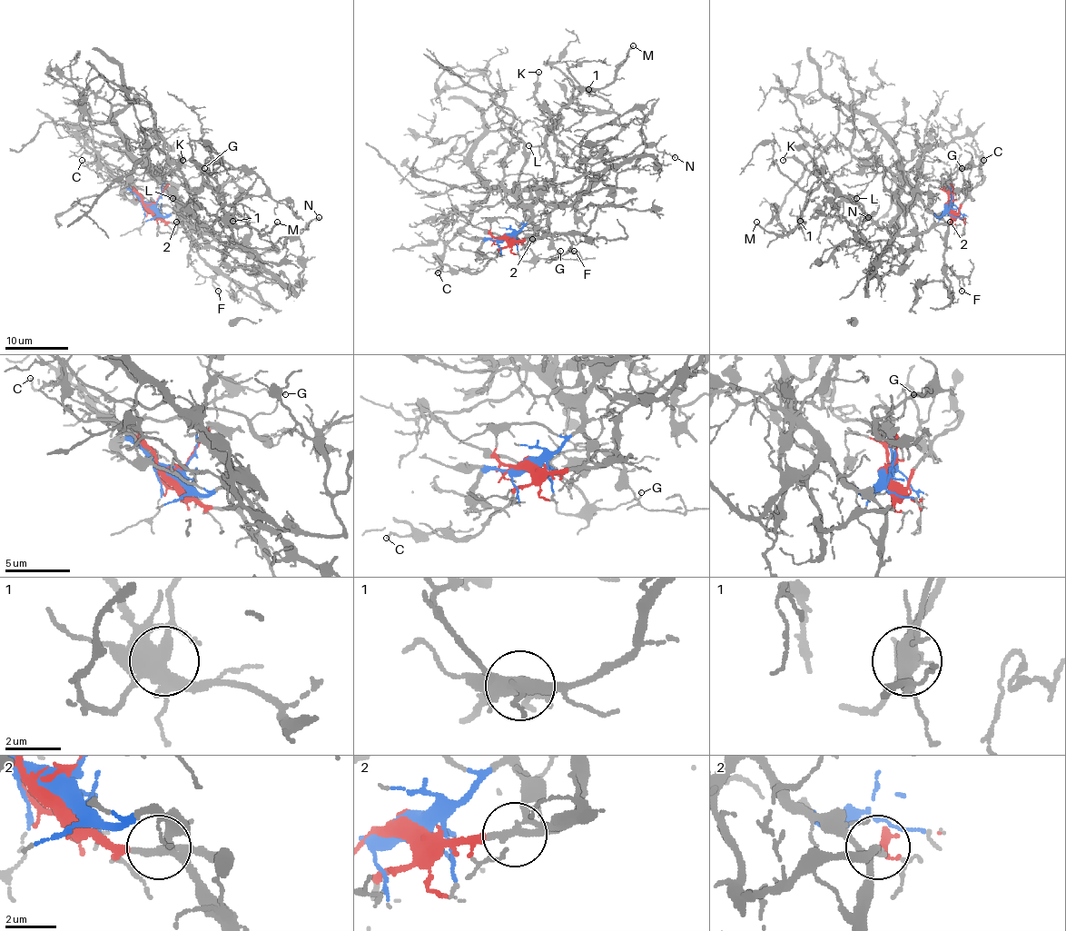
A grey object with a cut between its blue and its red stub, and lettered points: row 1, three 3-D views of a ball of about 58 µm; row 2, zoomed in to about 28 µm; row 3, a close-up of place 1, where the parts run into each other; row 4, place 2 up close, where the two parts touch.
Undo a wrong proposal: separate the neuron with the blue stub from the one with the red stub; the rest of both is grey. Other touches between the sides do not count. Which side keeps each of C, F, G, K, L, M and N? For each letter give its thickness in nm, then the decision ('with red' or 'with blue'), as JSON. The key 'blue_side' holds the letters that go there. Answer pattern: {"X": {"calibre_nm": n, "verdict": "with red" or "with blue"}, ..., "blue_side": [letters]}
{"C": {"calibre_nm": 130, "verdict": "with red"}, "F": {"calibre_nm": 130, "verdict": "with blue"}, "G": {"calibre_nm": 130, "verdict": "with red"}, "K": {"calibre_nm": 90, "verdict": "with blue"}, "L": {"calibre_nm": 100, "verdict": "with blue"}, "M": {"calibre_nm": 200, "verdict": "with blue"}, "N": {"calibre_nm": 180, "verdict": "with red"}, "blue_side": ["F", "K", "L", "M"]}

